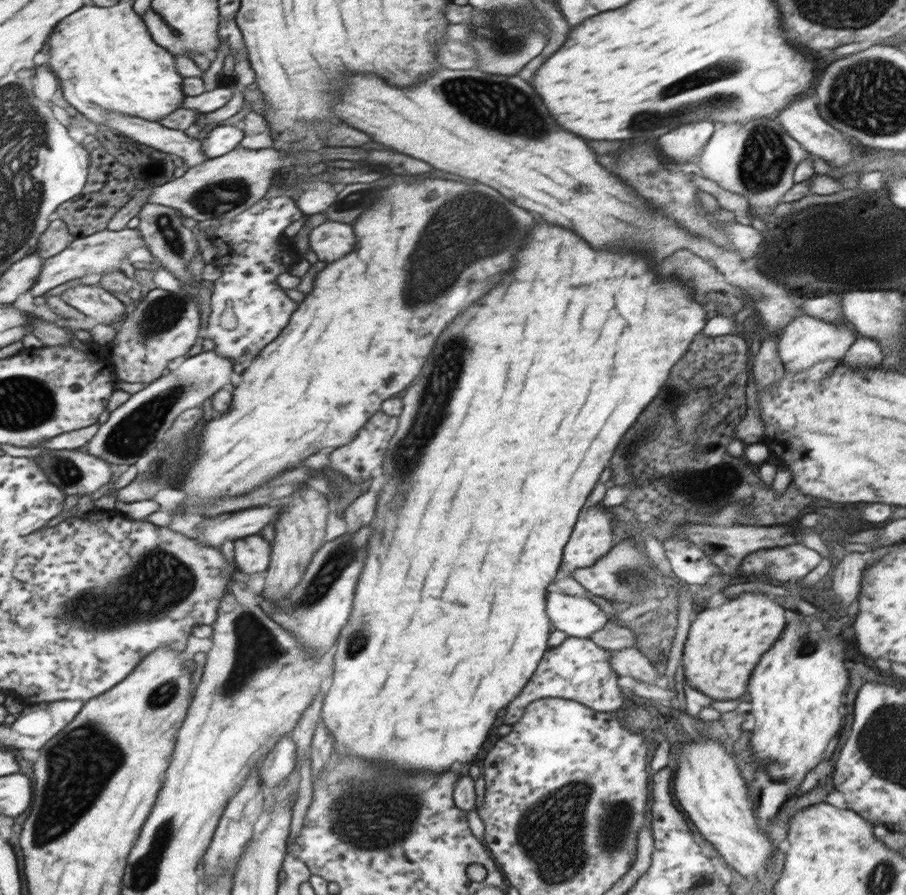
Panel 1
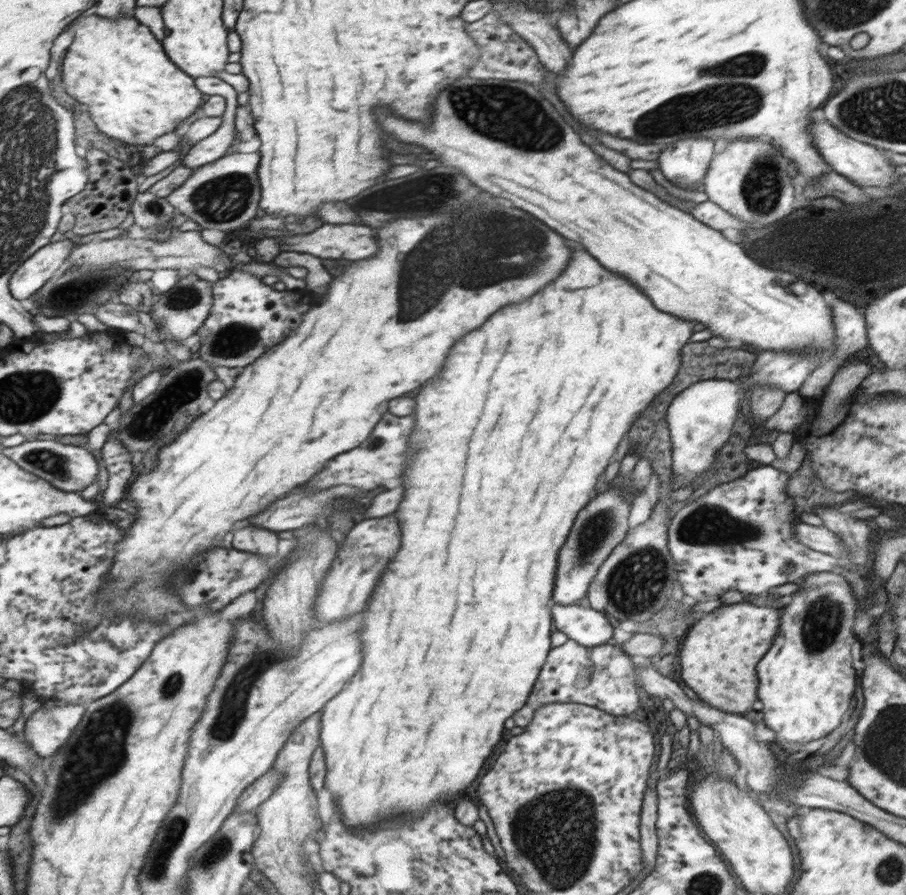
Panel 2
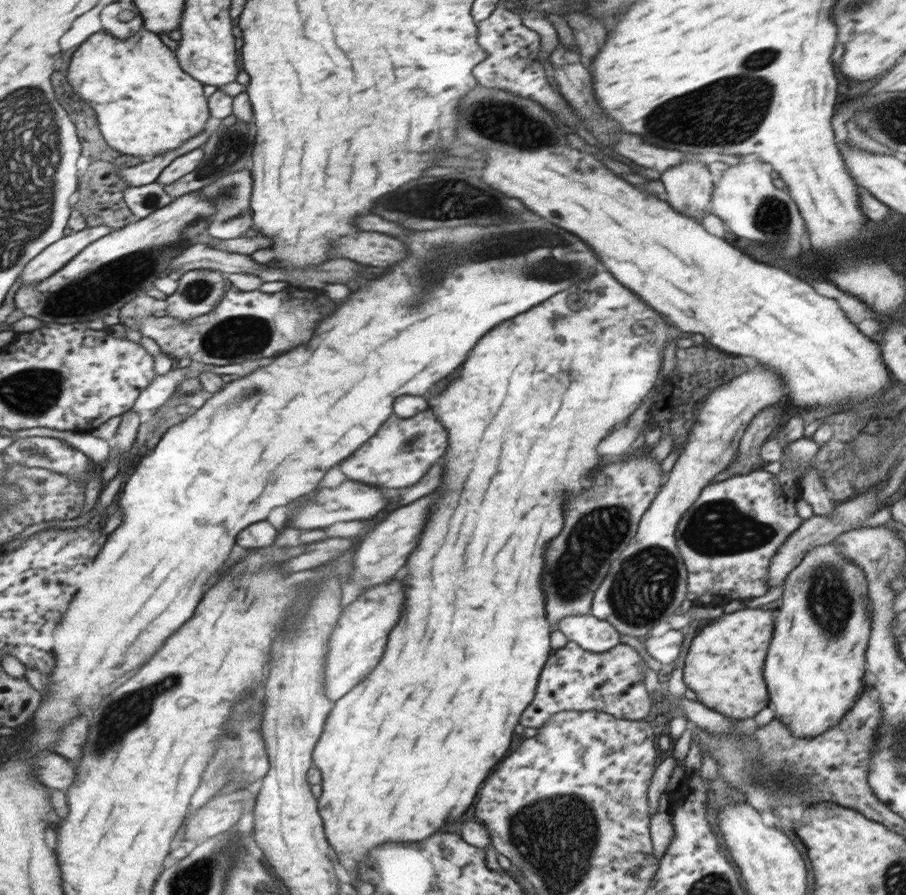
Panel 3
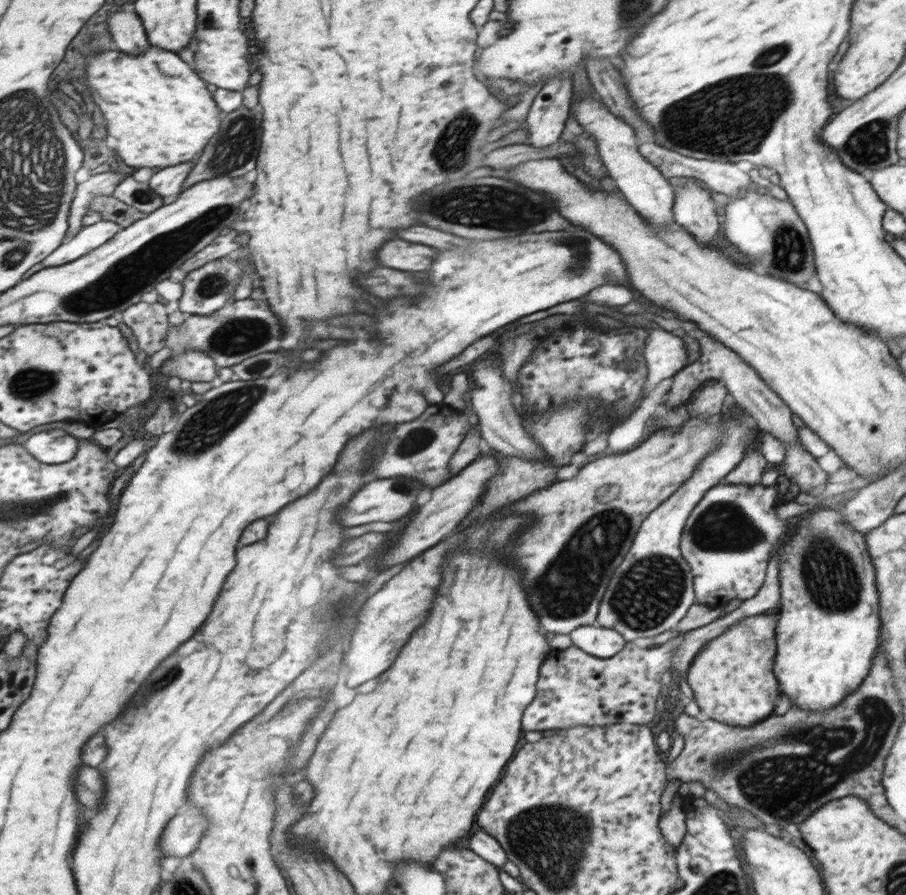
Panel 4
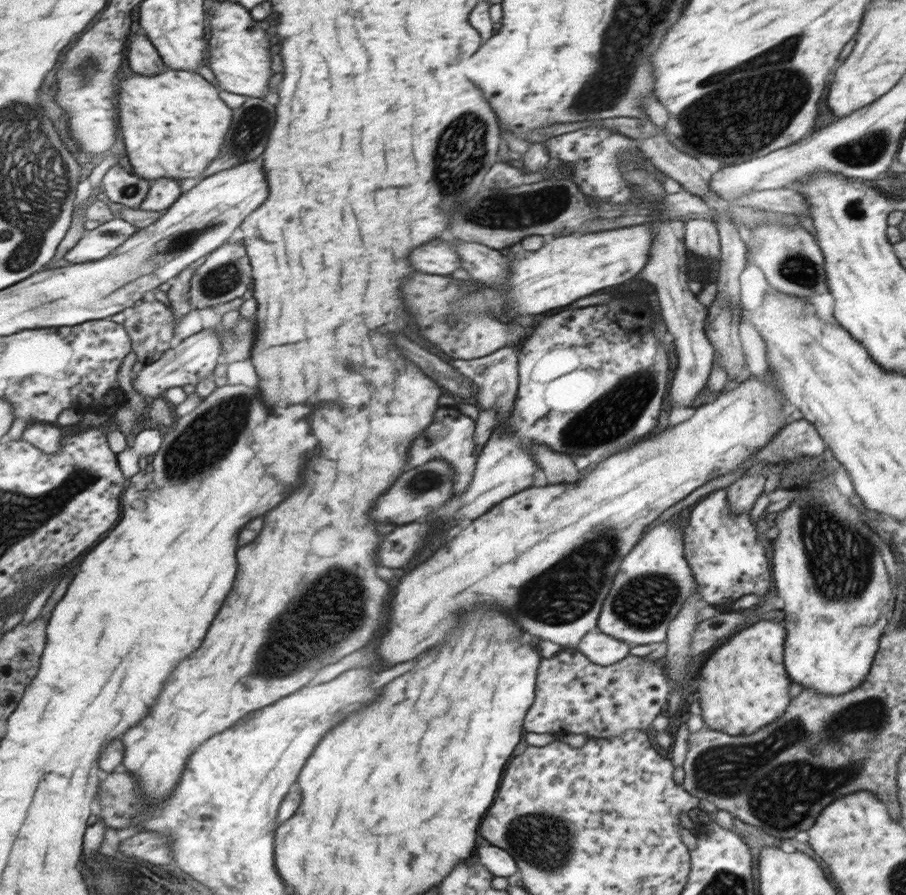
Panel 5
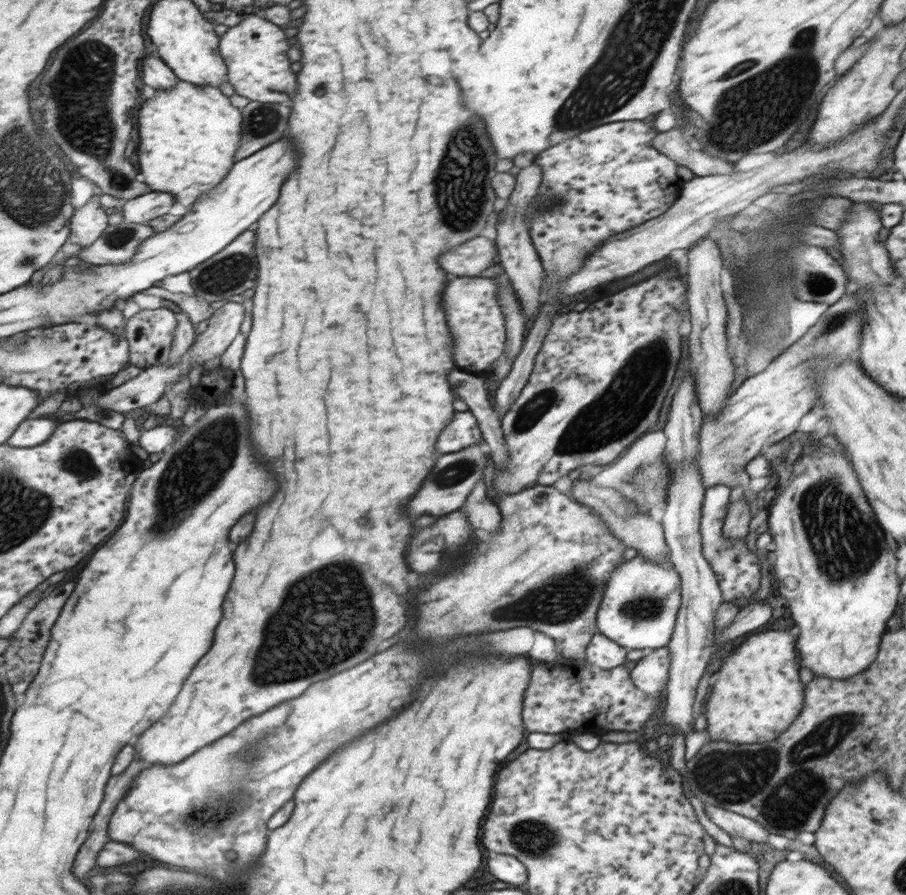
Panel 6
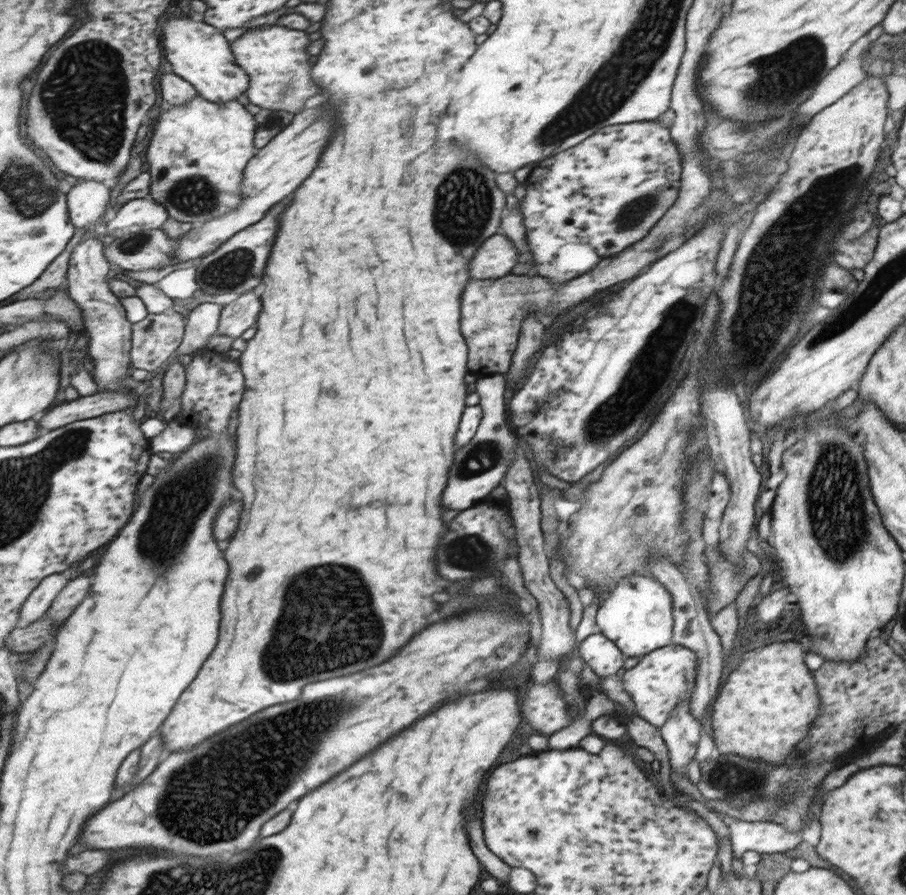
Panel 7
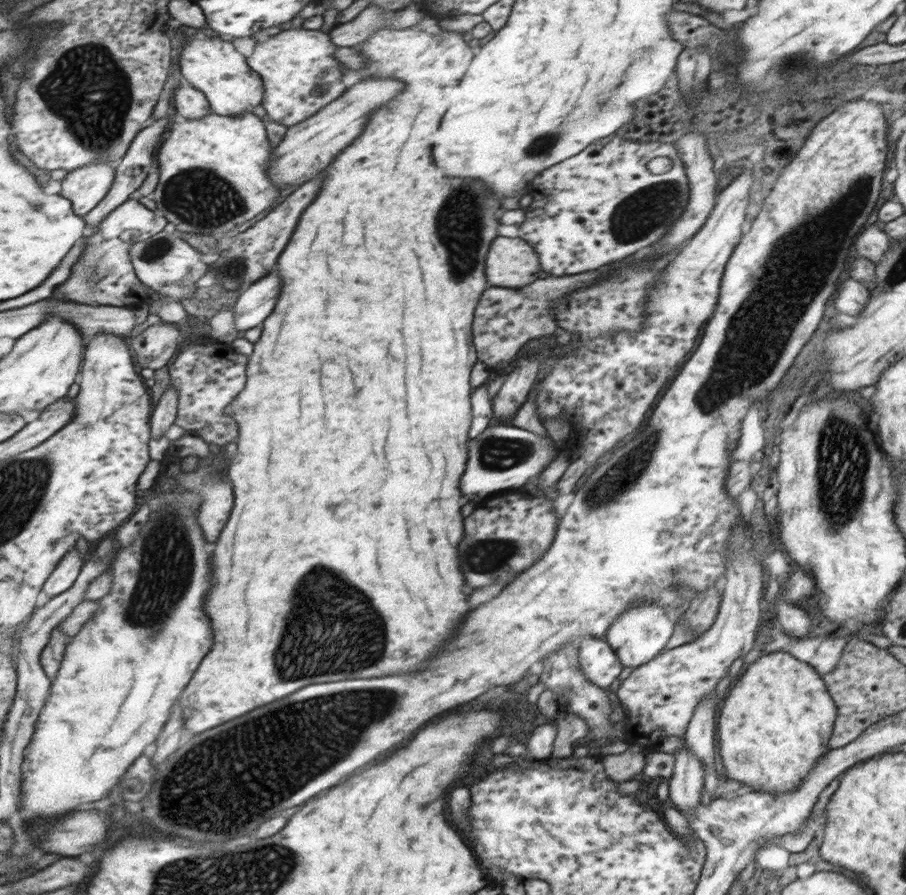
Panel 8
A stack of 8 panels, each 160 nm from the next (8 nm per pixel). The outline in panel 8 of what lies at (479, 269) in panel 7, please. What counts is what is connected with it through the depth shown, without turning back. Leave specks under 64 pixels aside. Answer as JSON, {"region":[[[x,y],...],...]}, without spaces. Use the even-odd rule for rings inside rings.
{"region":[[[496,236],[486,256],[486,278],[492,286],[522,288],[542,270],[538,253],[523,238]]]}

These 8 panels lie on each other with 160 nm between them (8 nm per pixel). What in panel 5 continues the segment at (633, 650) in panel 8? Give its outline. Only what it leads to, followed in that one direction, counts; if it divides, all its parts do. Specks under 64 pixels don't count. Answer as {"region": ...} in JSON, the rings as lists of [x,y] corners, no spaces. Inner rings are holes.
{"region":[[[681,516],[672,517],[650,530],[624,557],[604,599],[596,630],[632,646],[665,640],[671,620],[697,589],[693,572],[684,557],[685,524],[680,522],[678,525],[678,517]]]}

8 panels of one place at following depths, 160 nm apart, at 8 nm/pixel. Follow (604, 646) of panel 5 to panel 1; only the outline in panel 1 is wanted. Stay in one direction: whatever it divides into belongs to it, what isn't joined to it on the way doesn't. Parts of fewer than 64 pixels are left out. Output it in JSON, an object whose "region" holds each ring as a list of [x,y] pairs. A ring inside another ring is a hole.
{"region":[[[554,592],[547,594],[546,600],[546,612],[552,623],[552,629],[562,630],[568,637],[590,639],[597,630],[611,623],[609,616],[590,599]]]}

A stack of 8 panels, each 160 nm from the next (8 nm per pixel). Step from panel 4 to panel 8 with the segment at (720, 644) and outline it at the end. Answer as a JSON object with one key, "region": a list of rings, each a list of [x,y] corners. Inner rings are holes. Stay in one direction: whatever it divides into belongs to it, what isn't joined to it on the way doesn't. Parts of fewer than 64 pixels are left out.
{"region":[[[781,650],[780,652],[776,652],[776,654],[768,654],[768,656],[758,658],[758,660],[744,672],[744,676],[736,682],[736,685],[732,687],[730,696],[725,698],[724,706],[722,706],[722,710],[720,710],[718,742],[720,743],[720,756],[722,757],[724,768],[726,768],[727,778],[737,780],[741,782],[742,785],[750,786],[750,788],[756,792],[789,792],[789,790],[798,788],[810,774],[810,771],[815,767],[817,762],[829,751],[827,744],[829,744],[829,740],[831,739],[836,719],[837,706],[827,691],[822,675],[816,672],[810,664],[800,662],[800,660],[796,660],[794,656],[790,656],[790,654],[786,654],[786,652]]]}

